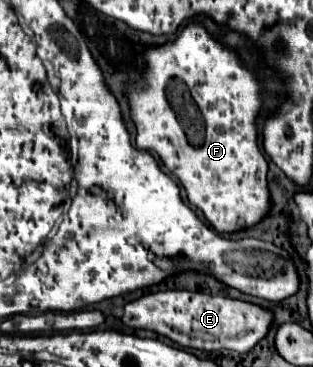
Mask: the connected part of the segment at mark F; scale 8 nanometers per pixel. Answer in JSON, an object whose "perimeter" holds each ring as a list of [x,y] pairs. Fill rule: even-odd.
{"perimeter":[[[187,25],[183,31],[179,31],[175,43],[169,43],[165,47],[159,47],[155,51],[149,53],[149,69],[145,69],[145,77],[143,77],[145,85],[129,85],[127,87],[127,97],[131,103],[131,117],[133,123],[137,127],[137,147],[145,149],[145,151],[155,151],[161,161],[165,163],[165,167],[181,181],[181,185],[187,191],[187,199],[193,207],[197,207],[199,211],[203,211],[205,219],[215,227],[215,231],[219,233],[233,233],[239,229],[245,229],[249,225],[259,223],[269,209],[269,189],[267,189],[267,161],[257,145],[257,129],[255,129],[255,119],[257,119],[257,111],[261,107],[261,81],[257,79],[257,71],[253,69],[245,69],[239,63],[237,53],[233,53],[231,49],[223,47],[221,43],[217,43],[201,25]]]}

